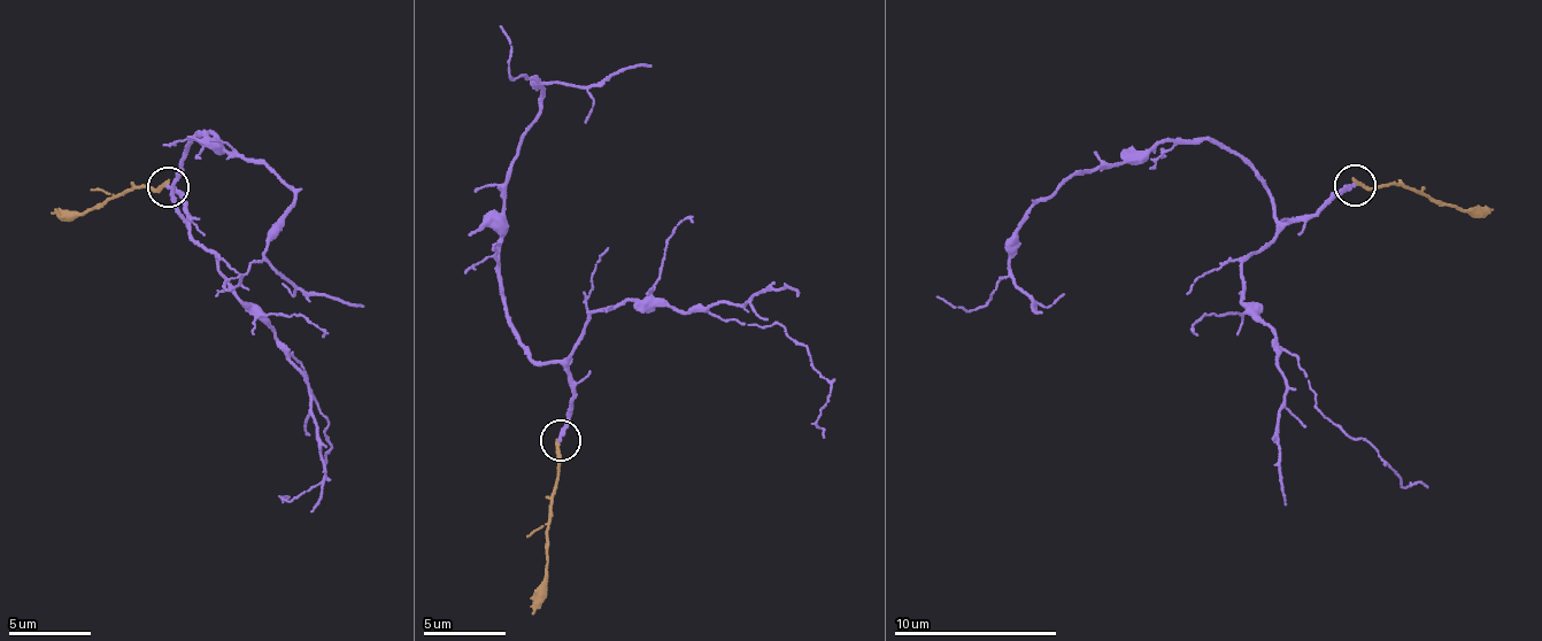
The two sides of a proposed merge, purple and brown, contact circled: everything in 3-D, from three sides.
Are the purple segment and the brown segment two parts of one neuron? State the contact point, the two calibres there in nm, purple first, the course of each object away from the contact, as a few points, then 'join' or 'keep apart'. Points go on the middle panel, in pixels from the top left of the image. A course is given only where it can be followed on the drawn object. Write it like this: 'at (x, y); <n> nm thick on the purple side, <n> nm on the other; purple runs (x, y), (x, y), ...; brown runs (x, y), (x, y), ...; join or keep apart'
at (560, 440); 200 nm thick on the purple side, 190 nm on the other; purple runs (561, 440), (573, 396), (560, 363), (530, 361), (501, 290), (509, 160), (539, 84), (588, 87), (653, 63); brown runs (561, 440), (546, 548), (545, 597), (532, 614); keep apart

